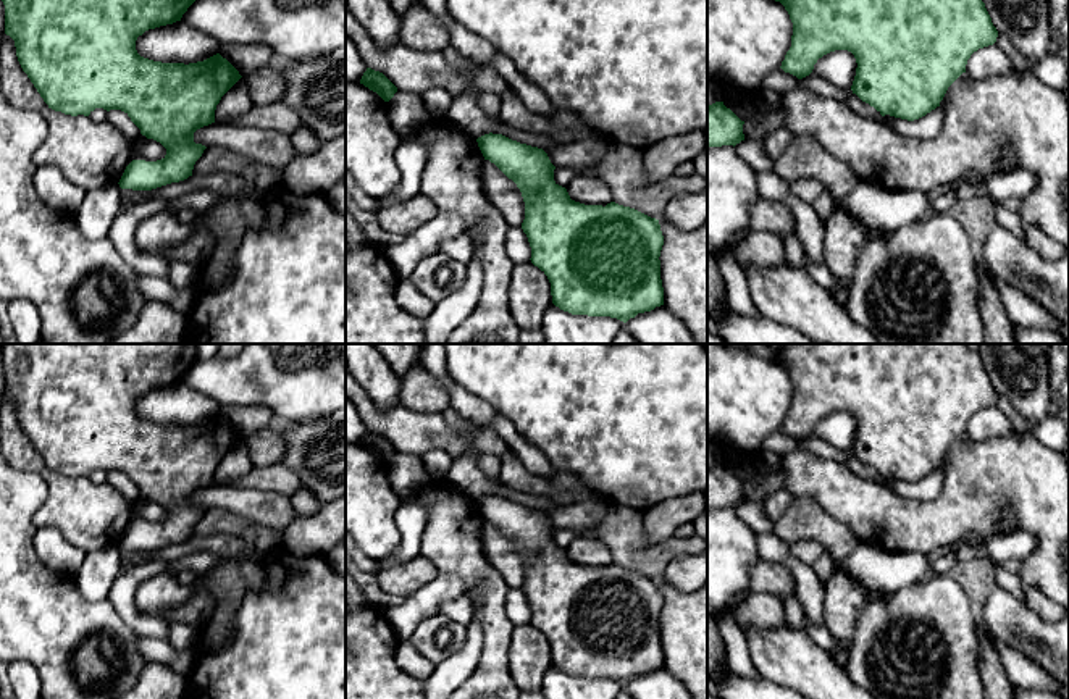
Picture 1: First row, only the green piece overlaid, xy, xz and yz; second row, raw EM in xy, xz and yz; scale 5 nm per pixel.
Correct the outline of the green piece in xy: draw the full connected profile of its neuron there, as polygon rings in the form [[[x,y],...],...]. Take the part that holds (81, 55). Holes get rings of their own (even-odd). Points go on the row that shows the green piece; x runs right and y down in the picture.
[[[2,0],[5,34],[15,40],[16,57],[48,108],[65,115],[89,116],[95,108],[121,110],[147,139],[160,142],[166,155],[157,161],[132,160],[121,179],[121,189],[152,190],[192,176],[195,161],[207,149],[194,142],[194,132],[215,123],[221,97],[242,77],[220,53],[197,63],[161,63],[144,58],[136,40],[149,29],[181,21],[195,0]]]

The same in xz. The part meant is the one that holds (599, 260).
[[[493,132],[476,142],[484,160],[494,163],[522,192],[522,229],[531,247],[530,260],[547,276],[555,307],[572,315],[610,316],[627,323],[664,305],[659,260],[664,236],[659,220],[615,202],[602,207],[572,200],[567,189],[554,181],[555,166],[543,149]]]

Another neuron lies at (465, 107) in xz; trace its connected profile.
[[[463,92],[452,95],[452,102],[447,111],[447,118],[454,121],[457,128],[465,129],[470,136],[478,139],[484,134],[499,131],[502,136],[512,140],[538,149],[554,149],[562,145],[547,136],[531,134],[507,126],[499,118],[488,115],[480,107],[480,95],[480,92]]]

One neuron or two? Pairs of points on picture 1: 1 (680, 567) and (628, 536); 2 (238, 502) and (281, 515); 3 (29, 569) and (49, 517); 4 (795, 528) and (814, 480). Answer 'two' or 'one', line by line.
1: two
2: one
3: two
4: two

